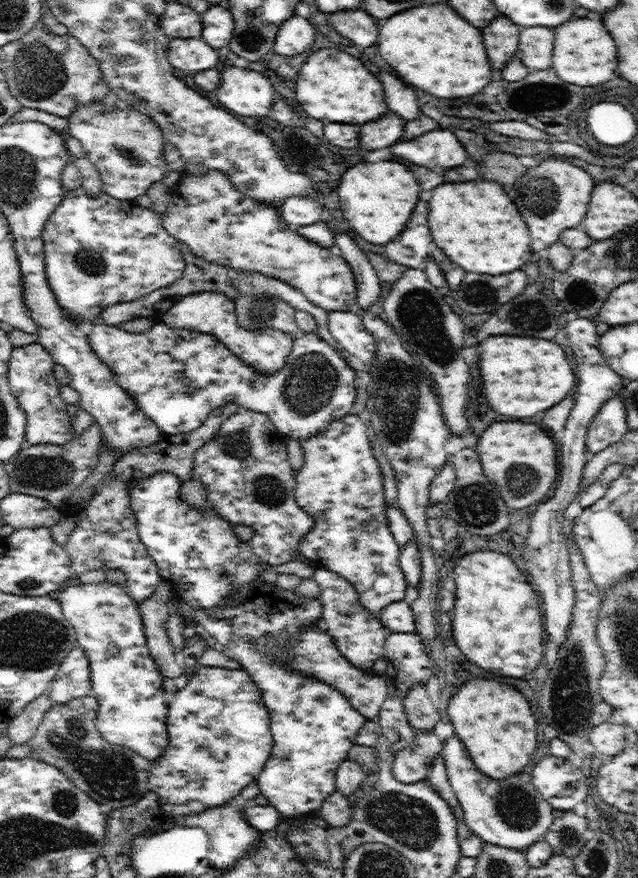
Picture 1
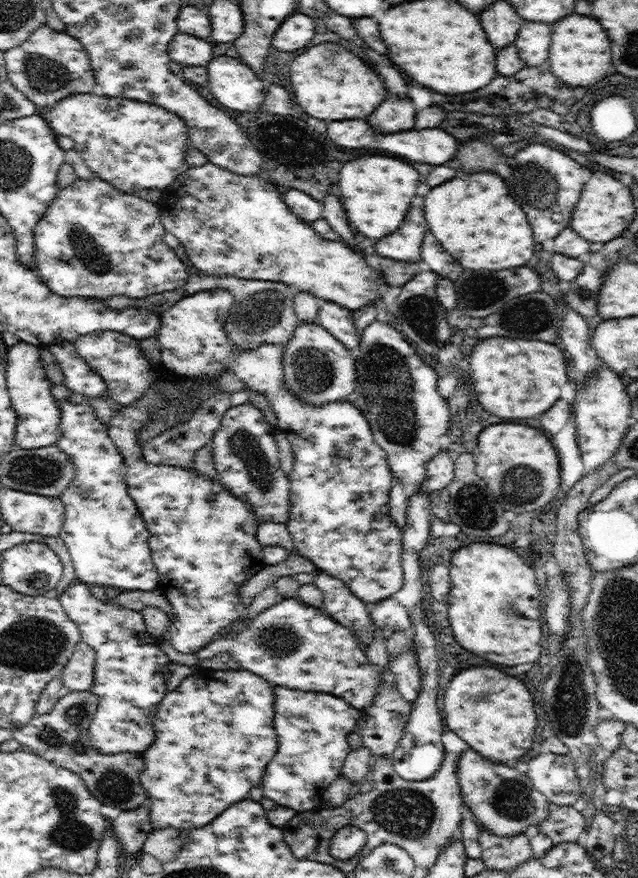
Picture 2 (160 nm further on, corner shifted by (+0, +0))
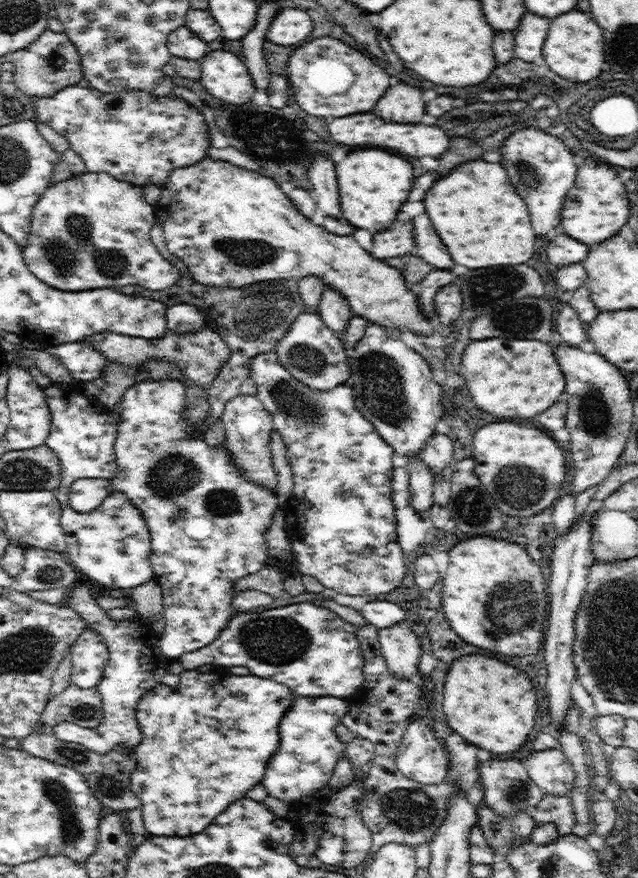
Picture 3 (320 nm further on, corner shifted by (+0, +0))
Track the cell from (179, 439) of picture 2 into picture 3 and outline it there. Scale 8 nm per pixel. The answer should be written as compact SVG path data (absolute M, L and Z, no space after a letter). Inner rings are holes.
M158 223L150 229L149 233L152 243L157 247L160 255L162 255L164 259L168 259L169 262L180 271L180 278L174 284L171 284L168 288L163 288L162 290L148 290L136 285L126 285L118 288L119 291L122 294L127 295L136 295L139 293L142 296L153 298L155 301L160 301L167 307L184 303L197 306L200 310L203 310L204 314L207 314L207 325L211 326L216 332L218 332L218 334L220 334L231 350L229 359L221 366L220 372L216 375L215 381L210 384L210 387L207 390L207 395L211 404L211 413L207 418L205 418L205 420L203 420L202 423L197 423L195 425L193 437L204 438L203 436L208 429L209 424L216 419L220 419L227 402L239 395L242 381L249 377L249 362L251 362L251 358L254 358L257 354L275 350L277 344L282 340L282 338L284 338L284 335L288 332L288 329L292 326L294 320L296 320L296 317L305 310L302 297L299 293L299 280L295 278L276 279L271 281L255 282L240 288L206 286L196 282L182 260L168 251L163 228Z

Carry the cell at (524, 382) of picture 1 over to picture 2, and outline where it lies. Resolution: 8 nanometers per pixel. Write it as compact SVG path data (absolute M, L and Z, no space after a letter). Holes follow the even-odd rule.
M500 336L486 338L486 342L480 340L476 344L470 356L470 372L472 372L476 396L482 408L502 418L534 418L544 414L560 398L560 390L568 378L564 356L558 350L558 346L542 342L542 340L512 340L512 338L500 338Z

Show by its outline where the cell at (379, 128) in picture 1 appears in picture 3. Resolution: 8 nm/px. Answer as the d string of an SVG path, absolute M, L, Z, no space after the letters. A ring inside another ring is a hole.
M400 82L386 90L380 102L374 106L374 114L386 122L420 122L426 114L420 88Z

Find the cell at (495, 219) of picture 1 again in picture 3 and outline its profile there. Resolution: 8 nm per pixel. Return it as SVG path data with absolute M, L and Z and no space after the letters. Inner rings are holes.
M486 160L456 166L446 178L440 178L424 196L430 220L448 246L456 264L466 268L486 268L502 264L522 264L532 258L536 234L524 200L508 182L500 164Z

